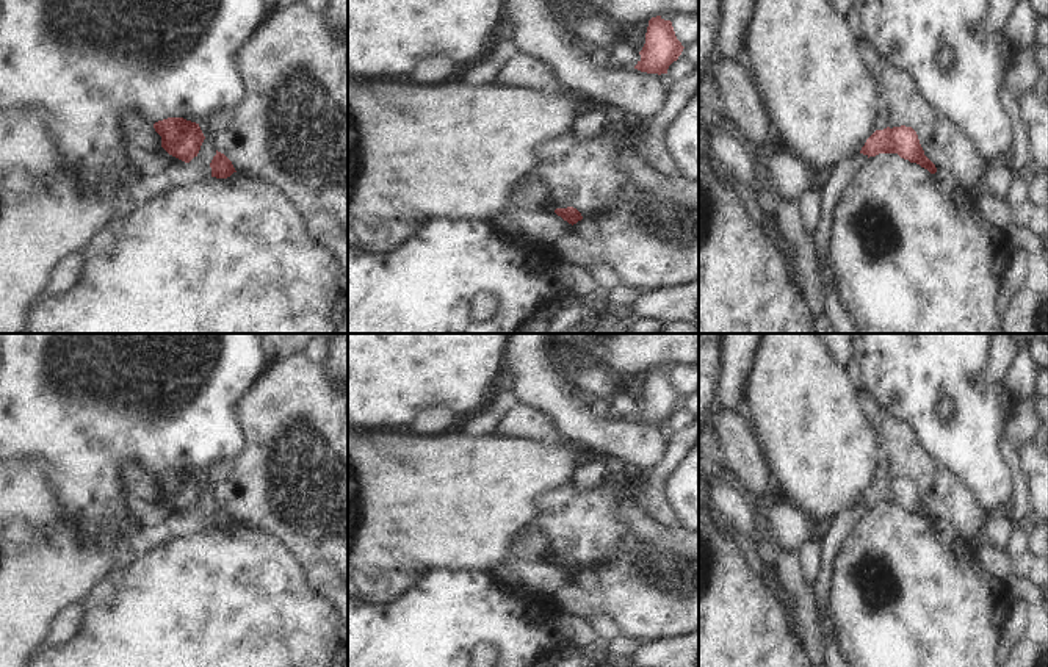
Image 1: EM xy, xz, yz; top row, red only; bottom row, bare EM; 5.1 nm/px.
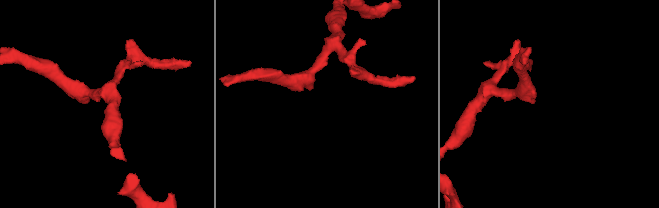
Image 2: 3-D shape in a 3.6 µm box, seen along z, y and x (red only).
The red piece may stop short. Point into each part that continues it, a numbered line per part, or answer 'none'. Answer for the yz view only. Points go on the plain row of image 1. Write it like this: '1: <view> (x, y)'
none

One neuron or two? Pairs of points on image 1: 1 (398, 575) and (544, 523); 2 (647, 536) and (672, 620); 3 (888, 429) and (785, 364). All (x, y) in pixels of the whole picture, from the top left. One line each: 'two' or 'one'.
1: two
2: one
3: two

